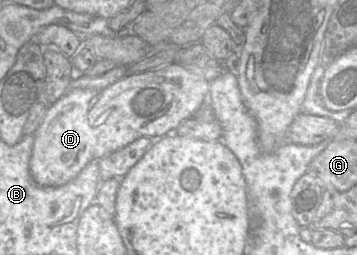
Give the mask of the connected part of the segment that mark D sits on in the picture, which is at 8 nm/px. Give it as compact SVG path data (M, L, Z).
M177 63L126 75L108 87L66 91L47 110L33 133L30 175L42 187L62 186L93 159L100 159L141 136L161 138L208 101L210 81Z

